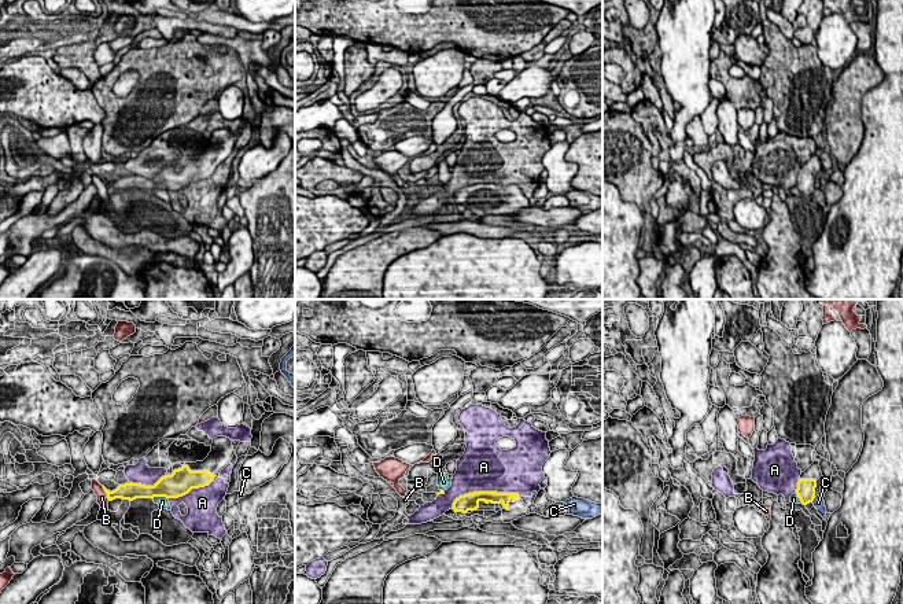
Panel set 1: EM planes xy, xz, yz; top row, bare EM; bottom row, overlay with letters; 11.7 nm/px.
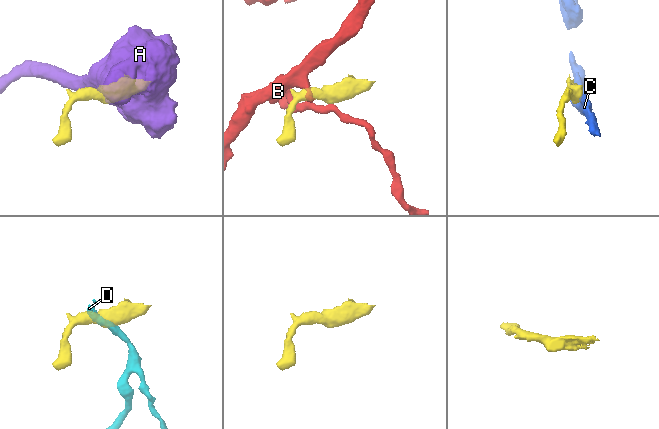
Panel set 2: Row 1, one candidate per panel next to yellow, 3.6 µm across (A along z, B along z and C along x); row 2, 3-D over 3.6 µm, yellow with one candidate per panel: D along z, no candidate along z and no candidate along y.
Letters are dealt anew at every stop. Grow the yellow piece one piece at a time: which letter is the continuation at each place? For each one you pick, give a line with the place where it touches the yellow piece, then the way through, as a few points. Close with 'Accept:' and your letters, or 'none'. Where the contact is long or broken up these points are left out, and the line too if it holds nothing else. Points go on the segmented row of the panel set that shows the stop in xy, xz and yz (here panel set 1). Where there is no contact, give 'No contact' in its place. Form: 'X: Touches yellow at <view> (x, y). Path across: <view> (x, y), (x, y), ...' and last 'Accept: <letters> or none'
Accept: none

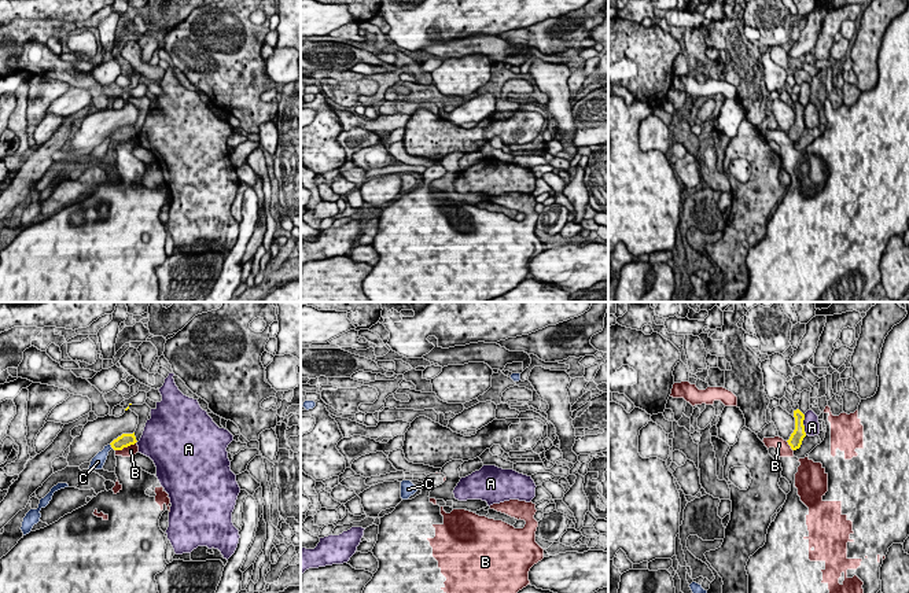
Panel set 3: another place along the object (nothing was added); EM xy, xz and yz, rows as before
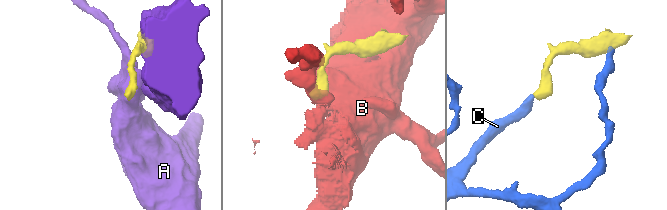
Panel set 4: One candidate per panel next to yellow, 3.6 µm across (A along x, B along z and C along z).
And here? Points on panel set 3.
C: Touches yellow at xy (111, 446). Path across: xy (125, 439), (111, 446), (98, 461)
Accept: C

